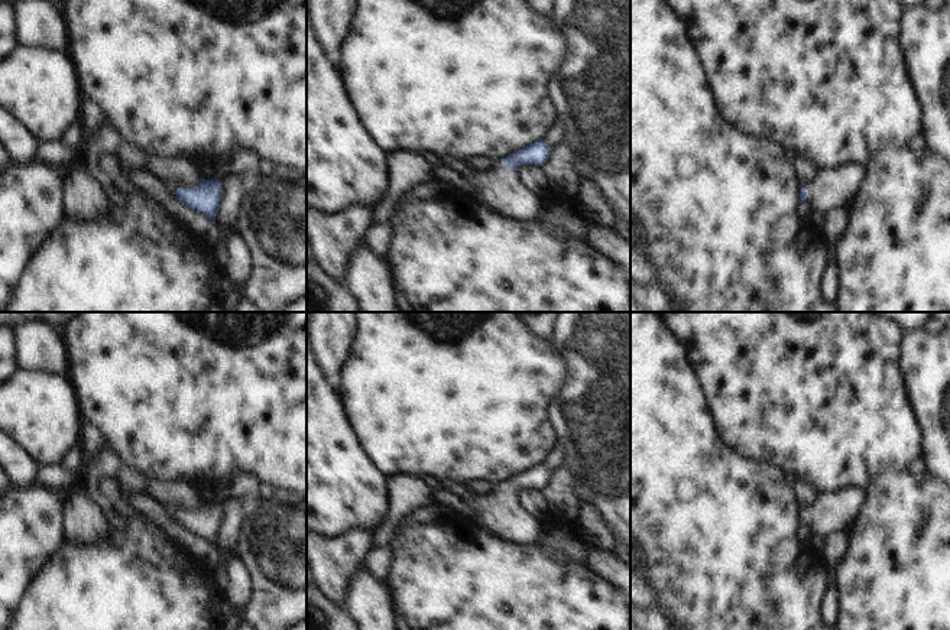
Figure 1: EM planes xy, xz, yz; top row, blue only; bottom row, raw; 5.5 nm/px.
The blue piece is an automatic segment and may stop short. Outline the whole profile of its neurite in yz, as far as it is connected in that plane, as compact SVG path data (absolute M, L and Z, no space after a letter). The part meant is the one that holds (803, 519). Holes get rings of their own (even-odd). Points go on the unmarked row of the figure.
M846 487L817 496L817 501L800 513L800 525L807 525L813 535L824 539L834 532L846 532L855 525L866 491L859 487Z

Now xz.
M541 462L503 481L500 487L483 496L471 493L463 499L473 512L468 522L519 546L534 545L542 532L542 522L519 506L515 493L518 488L542 490L549 477L551 471Z

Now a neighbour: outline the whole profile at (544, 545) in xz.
M542 529L542 532L541 532L539 538L536 539L536 542L534 543L534 546L552 562L558 562L561 565L574 564L568 559L567 555L564 555L555 546L555 543L552 543L549 540L549 530L548 529Z

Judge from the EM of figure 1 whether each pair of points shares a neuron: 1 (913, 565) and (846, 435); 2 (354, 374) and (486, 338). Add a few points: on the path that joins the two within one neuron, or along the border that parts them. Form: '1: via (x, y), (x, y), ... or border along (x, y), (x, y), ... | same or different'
1: border along (903, 470), (881, 473), (865, 490) | different
2: via (388, 374), (450, 374), (453, 372) | same

